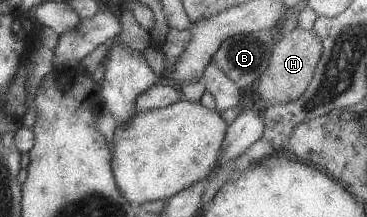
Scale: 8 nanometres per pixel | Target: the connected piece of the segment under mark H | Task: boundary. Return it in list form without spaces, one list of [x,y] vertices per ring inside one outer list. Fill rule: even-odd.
[[[297,25],[290,32],[277,31],[277,42],[271,51],[270,63],[258,78],[257,93],[260,99],[271,103],[286,105],[298,99],[314,75],[316,64],[322,51],[321,41],[313,29],[304,31]]]

